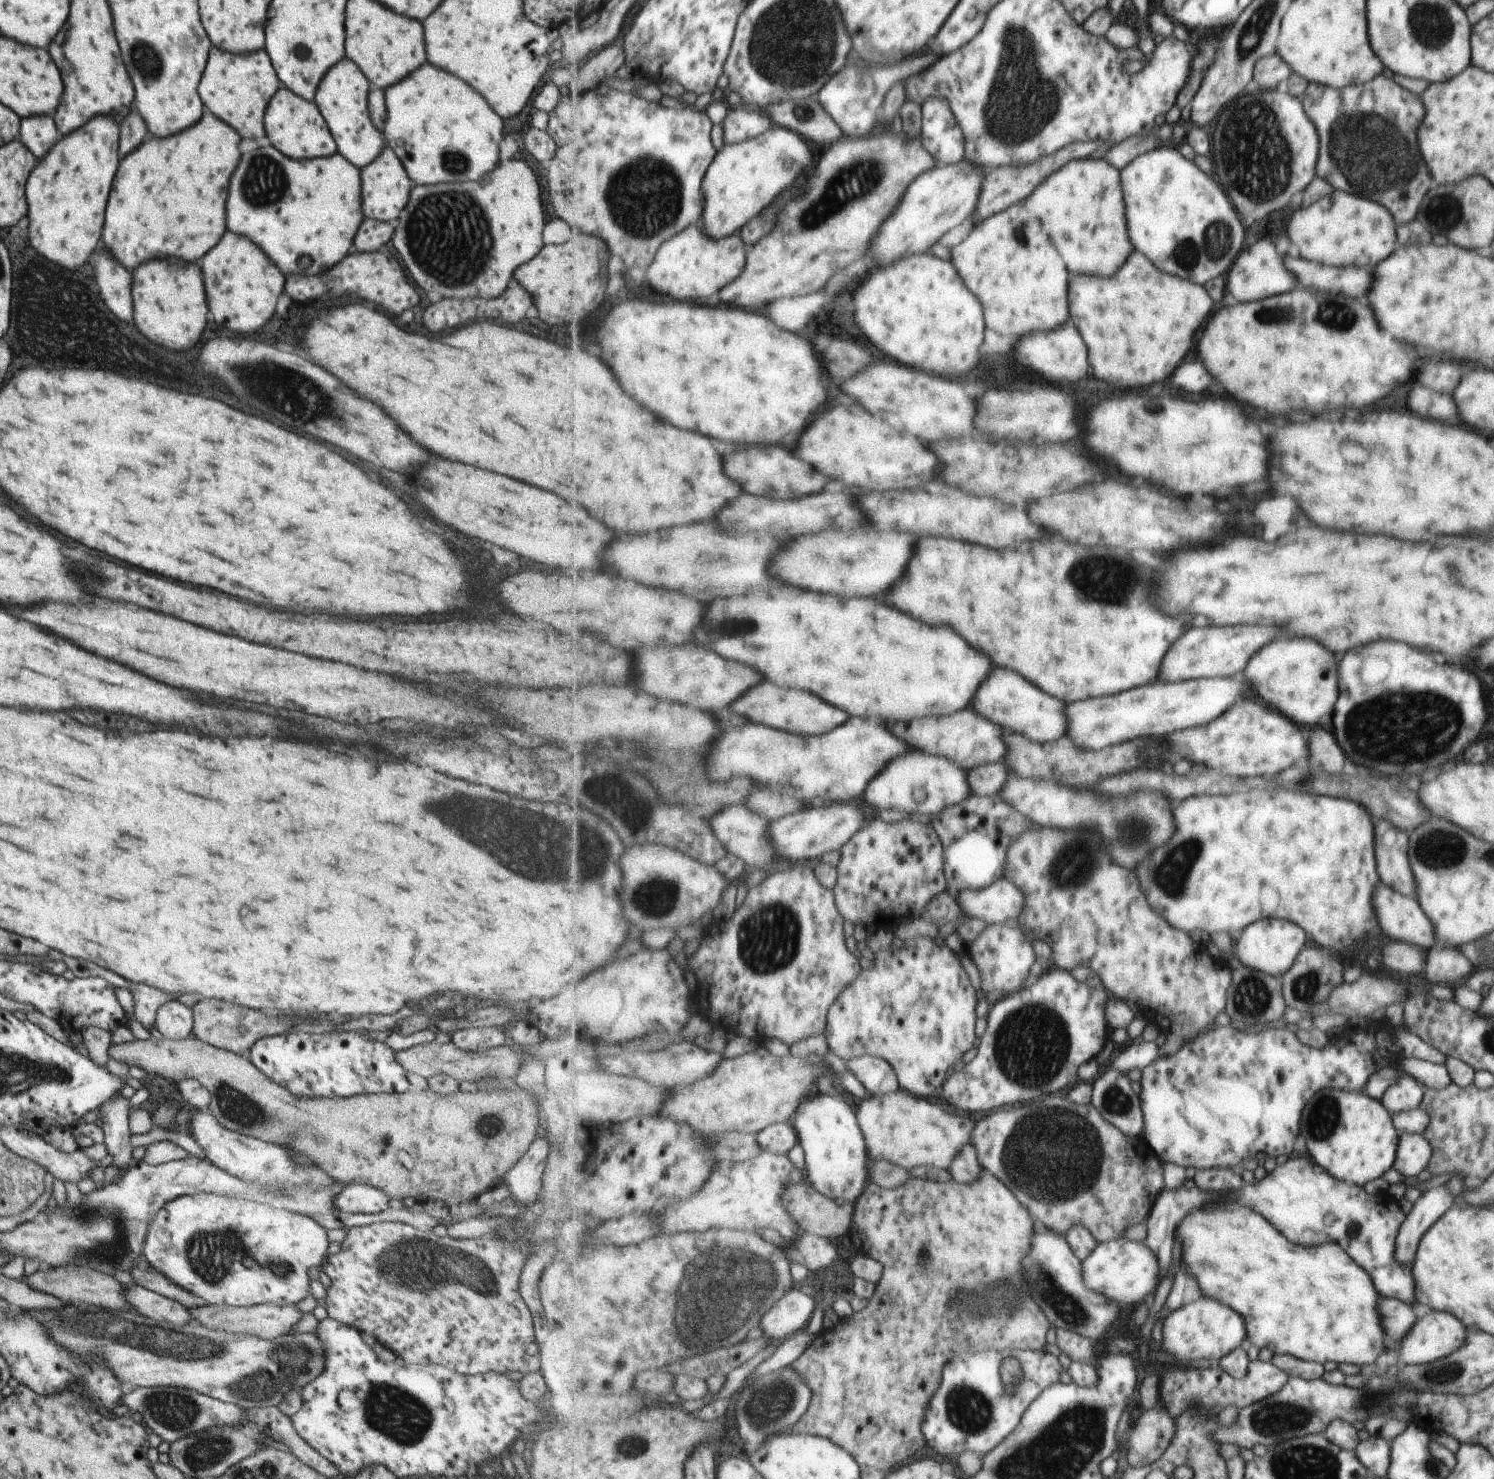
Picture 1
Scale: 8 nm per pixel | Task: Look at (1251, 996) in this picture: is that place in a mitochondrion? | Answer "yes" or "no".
yes

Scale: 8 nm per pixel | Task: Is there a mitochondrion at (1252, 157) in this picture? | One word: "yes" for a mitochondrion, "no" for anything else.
yes

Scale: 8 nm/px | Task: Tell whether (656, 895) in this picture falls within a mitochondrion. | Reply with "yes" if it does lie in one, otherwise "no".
yes

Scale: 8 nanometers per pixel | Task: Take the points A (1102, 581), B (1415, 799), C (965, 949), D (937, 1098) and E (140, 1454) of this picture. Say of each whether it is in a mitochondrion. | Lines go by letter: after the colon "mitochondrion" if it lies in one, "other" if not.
A: mitochondrion
B: other
C: other
D: other
E: other

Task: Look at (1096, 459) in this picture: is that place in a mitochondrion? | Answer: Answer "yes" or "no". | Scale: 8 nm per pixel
no

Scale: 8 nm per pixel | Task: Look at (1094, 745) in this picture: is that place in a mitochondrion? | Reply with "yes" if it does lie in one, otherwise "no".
no

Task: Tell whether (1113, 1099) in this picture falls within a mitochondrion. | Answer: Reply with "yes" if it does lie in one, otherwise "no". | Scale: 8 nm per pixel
yes

